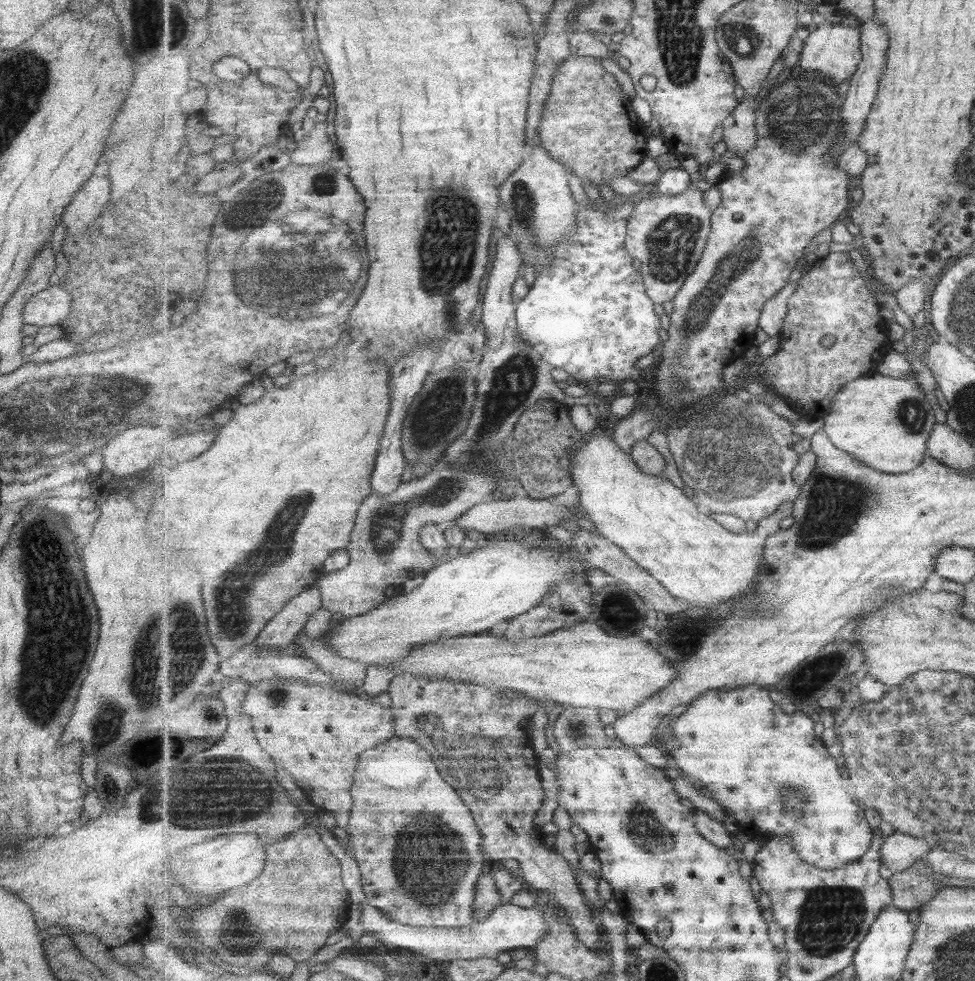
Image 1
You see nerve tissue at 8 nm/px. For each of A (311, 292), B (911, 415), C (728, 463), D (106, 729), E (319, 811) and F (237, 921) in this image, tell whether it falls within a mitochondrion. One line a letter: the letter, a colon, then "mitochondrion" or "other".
A: mitochondrion
B: mitochondrion
C: mitochondrion
D: mitochondrion
E: other
F: mitochondrion

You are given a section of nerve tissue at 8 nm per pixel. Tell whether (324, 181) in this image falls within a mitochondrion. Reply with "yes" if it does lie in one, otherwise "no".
yes

